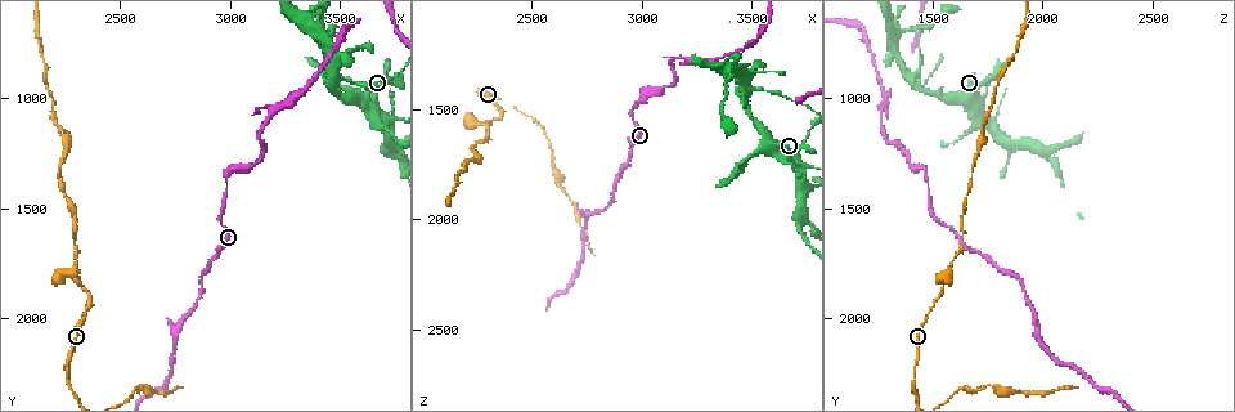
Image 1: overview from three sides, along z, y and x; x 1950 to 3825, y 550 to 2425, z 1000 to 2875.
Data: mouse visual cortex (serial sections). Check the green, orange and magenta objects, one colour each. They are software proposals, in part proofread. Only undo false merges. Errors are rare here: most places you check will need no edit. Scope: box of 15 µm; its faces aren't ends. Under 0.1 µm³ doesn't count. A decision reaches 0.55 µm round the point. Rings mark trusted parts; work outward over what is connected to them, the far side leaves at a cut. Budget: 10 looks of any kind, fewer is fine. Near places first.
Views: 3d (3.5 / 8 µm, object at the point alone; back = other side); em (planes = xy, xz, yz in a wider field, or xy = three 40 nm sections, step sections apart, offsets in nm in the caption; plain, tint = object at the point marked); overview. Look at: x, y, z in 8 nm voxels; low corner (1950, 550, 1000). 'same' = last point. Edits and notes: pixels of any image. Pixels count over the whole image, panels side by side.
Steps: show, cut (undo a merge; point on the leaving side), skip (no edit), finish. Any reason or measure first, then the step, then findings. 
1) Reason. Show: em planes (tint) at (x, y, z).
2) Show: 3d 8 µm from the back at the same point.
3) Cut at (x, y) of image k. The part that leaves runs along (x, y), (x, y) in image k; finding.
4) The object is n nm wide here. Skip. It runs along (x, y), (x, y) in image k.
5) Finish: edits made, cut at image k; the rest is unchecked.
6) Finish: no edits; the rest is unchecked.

Abrupt turn. Show: 3d 3.5 µm at (3000, 1380, 1480).

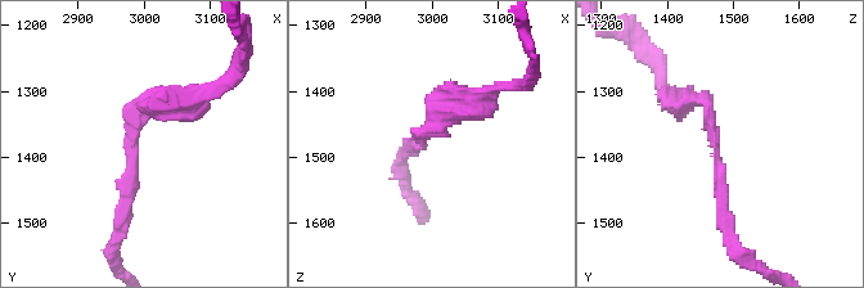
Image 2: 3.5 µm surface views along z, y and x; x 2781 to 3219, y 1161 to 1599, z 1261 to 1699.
The arms are 200, 200 nm wide; shape alone is not enough. Show: em xy step 1 (tint) at (2985, 1385, 1480).

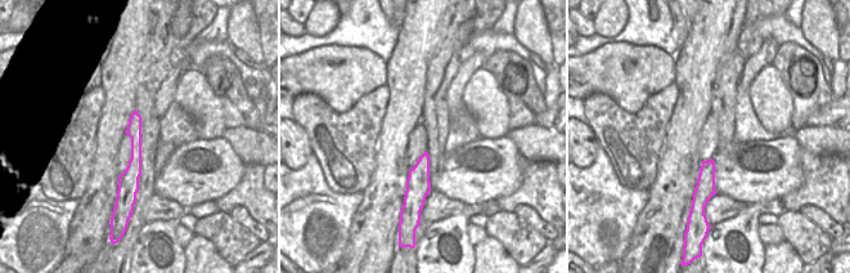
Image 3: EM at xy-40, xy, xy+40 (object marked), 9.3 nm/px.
Skip. It runs along (135, 116), (135, 165), (127, 193) in image 3; continuous, no second cell.

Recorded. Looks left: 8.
Arms part here. Show: 3d 3.5 µm at (2290, 1810, 1550).

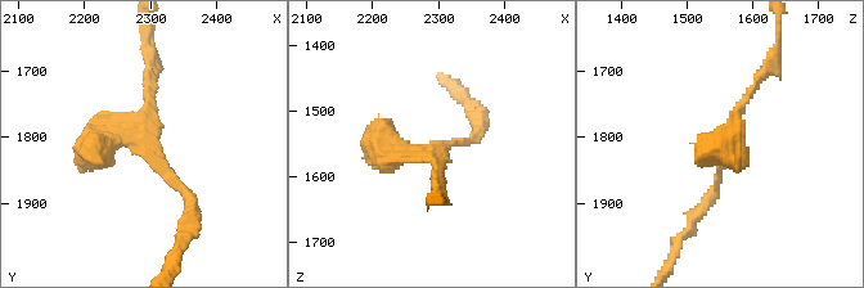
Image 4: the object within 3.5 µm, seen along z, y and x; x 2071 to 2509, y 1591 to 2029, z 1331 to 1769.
Need the tissue. Show: em xy step 2 (plain) at (2295, 1820, 1555).

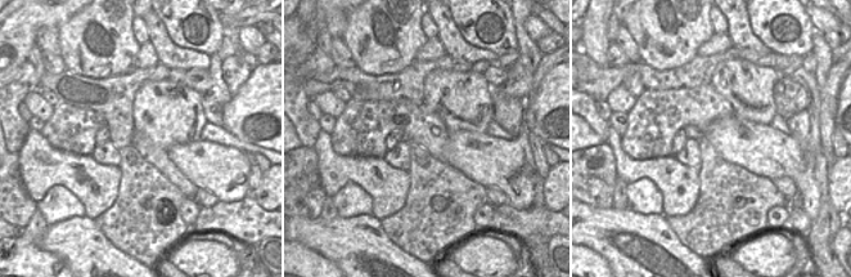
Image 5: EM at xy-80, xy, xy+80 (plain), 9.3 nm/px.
Show: em xy step 2 (tint) at the same point.

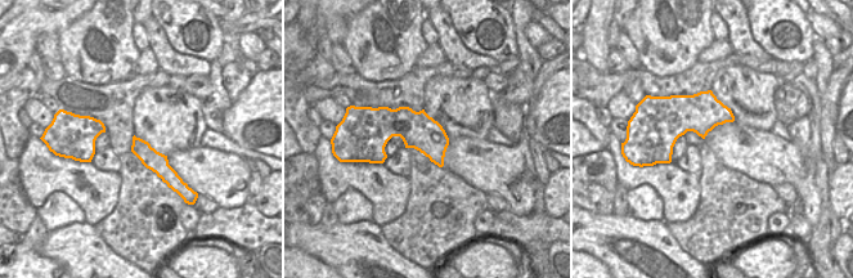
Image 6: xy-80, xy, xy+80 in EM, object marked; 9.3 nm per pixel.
Skip. It runs along (698, 212), (715, 193), (730, 118), (764, 75) in image 4; all the same cell.

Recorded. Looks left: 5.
A fork. Show: 3d 3.5 µm at (3460, 950, 1440).

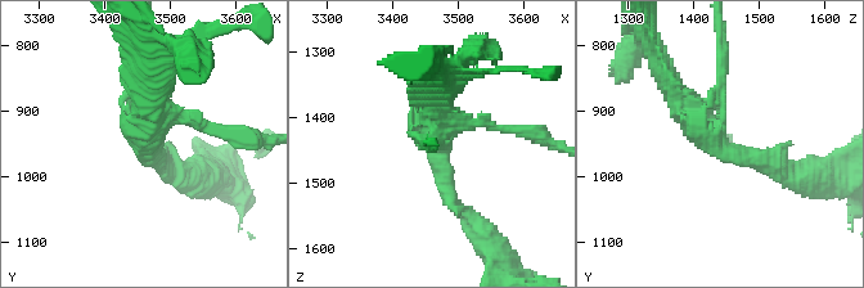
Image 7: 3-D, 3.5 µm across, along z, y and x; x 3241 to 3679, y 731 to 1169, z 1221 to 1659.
Show: em xy step 1 (tint) at (3470, 955, 1440).

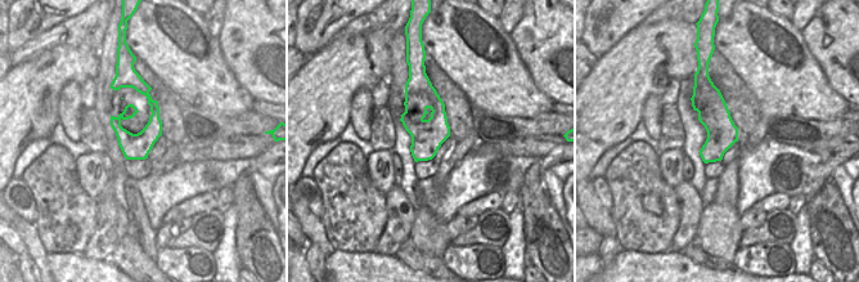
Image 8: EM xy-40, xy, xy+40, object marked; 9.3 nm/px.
Skip. It runs along (139, 88), (153, 103), (154, 126), (129, 156) in image 8; continuous, no second cell.

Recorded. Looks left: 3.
Thick turns thin. Show: 3d 3.5 µm at (3670, 1110, 1720).

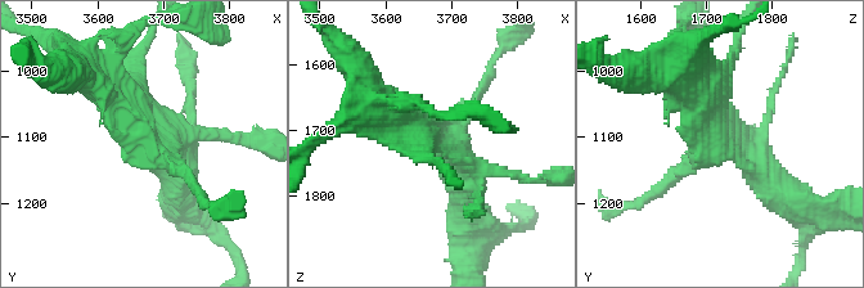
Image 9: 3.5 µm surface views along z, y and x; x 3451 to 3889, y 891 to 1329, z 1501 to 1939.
Show: em planes (tint) at (3675, 1110, 1710).

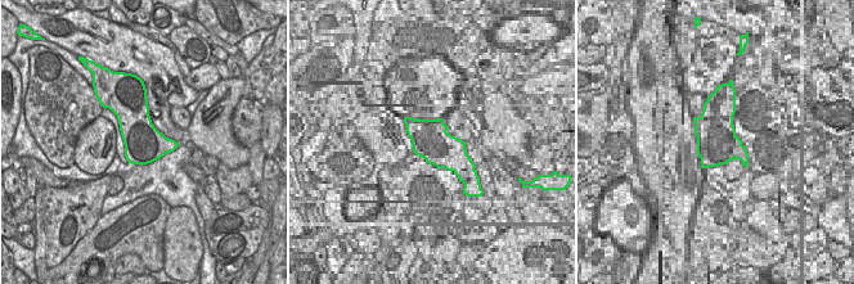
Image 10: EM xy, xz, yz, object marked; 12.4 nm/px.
Skip. It runs along (95, 73), (179, 184) in image 9; all the same cell.

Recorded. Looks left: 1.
Finish: no edits; the rest is unchecked.

